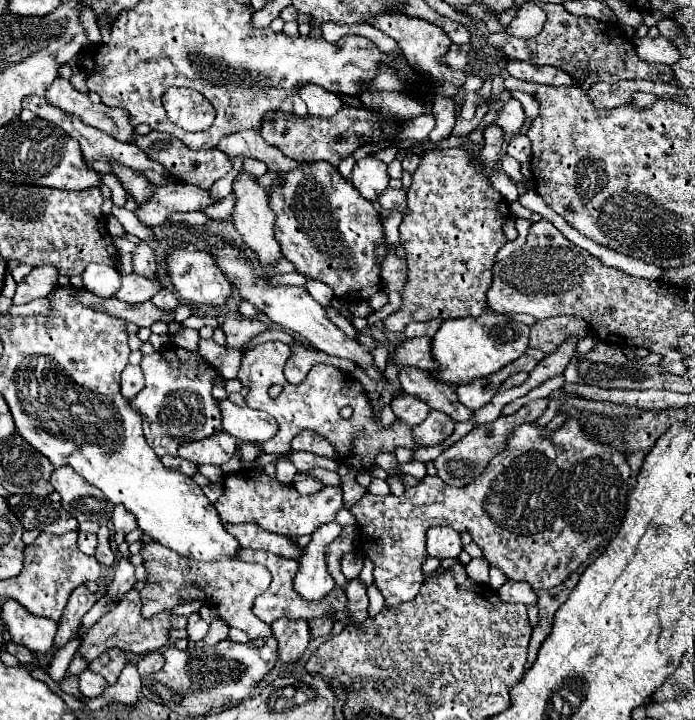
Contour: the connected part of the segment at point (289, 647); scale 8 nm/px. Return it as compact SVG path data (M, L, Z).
M279 618L271 624L271 630L273 630L273 636L277 638L279 656L285 662L297 662L309 644L307 622L305 620L285 622L285 618Z

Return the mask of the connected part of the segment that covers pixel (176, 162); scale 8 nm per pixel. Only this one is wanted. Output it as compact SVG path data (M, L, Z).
M151 132L147 136L137 136L135 144L141 150L145 150L153 160L159 160L171 172L171 176L175 180L185 182L185 184L195 184L195 186L201 186L207 190L211 190L211 186L233 168L233 162L229 162L229 158L225 158L225 154L221 154L221 150L213 148L213 150L193 152L179 138L173 138L171 134L165 134L165 132Z

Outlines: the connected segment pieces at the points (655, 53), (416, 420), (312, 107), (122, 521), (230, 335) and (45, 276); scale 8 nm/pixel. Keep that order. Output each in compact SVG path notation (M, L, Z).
M657 36L657 38L635 38L635 50L637 56L645 62L655 62L655 64L675 64L679 60L677 48L671 44L671 40Z
M401 392L401 394L393 396L391 408L393 408L397 418L401 418L403 422L407 422L411 426L421 424L431 410L419 396L413 396L413 394L407 394L407 392Z
M305 86L305 90L301 90L299 96L305 100L309 114L317 118L333 118L345 106L339 96L329 94L319 86Z
M115 506L111 520L113 520L115 530L117 530L117 532L123 532L123 534L127 534L127 532L131 532L131 530L137 528L135 516L129 514L129 510L125 510L123 506Z
M227 318L221 324L221 328L227 334L227 346L235 350L241 350L241 346L247 344L253 336L267 330L267 326L257 320L239 320L239 318Z
M53 266L33 268L19 284L13 296L13 304L27 304L35 298L45 298L57 286L57 270Z

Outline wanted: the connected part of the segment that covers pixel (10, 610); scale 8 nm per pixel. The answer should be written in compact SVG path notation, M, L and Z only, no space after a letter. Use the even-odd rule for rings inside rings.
M7 600L1 606L1 622L15 644L41 654L47 654L53 648L53 634L57 624L49 618L27 612L15 600Z

